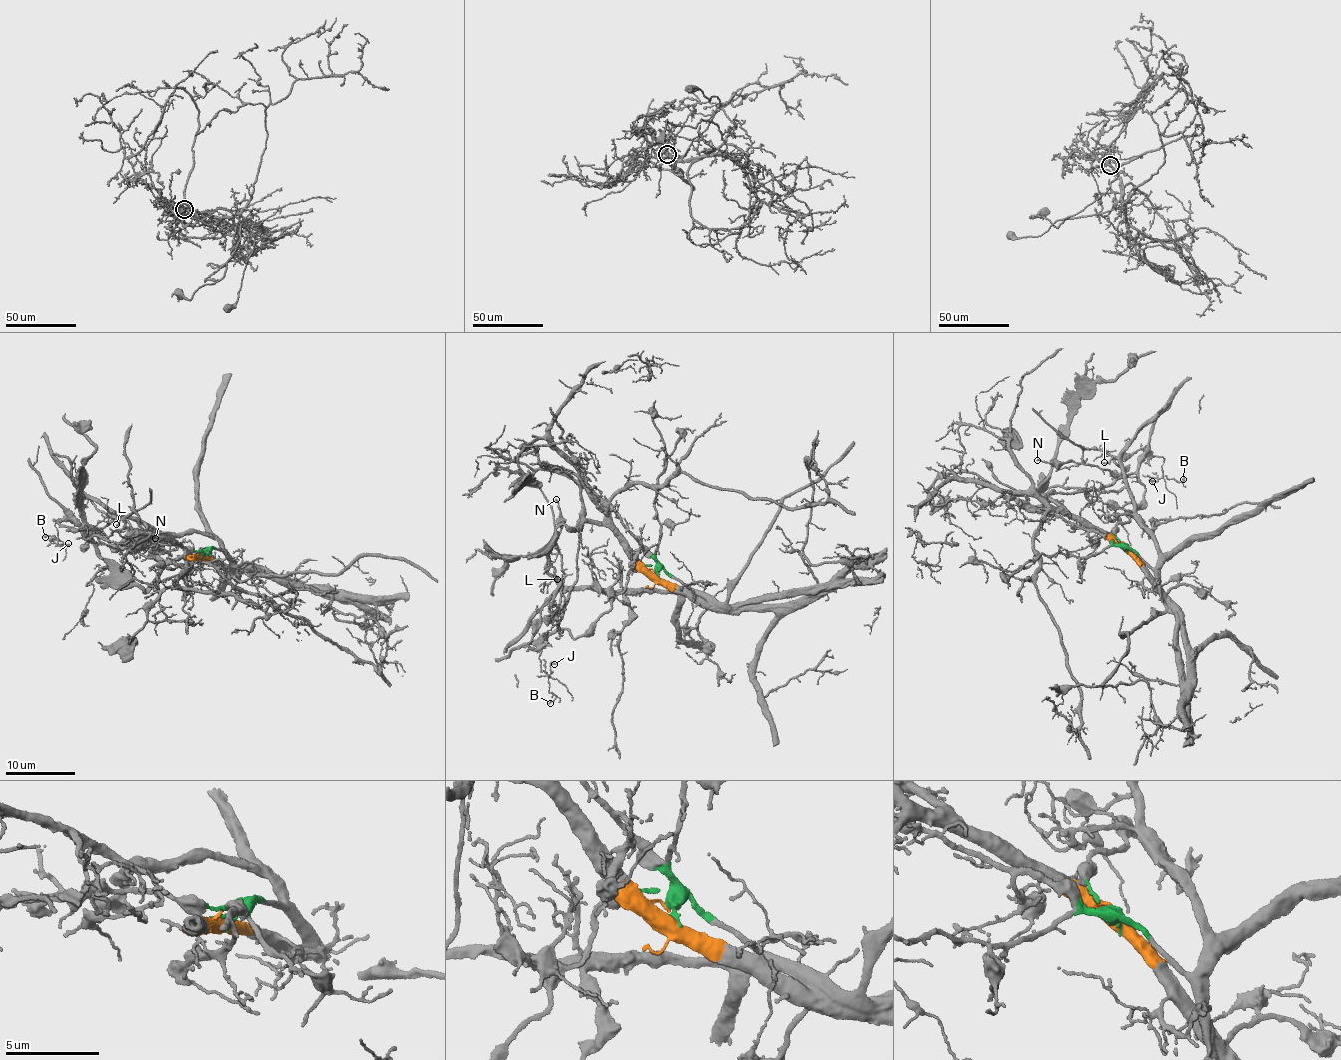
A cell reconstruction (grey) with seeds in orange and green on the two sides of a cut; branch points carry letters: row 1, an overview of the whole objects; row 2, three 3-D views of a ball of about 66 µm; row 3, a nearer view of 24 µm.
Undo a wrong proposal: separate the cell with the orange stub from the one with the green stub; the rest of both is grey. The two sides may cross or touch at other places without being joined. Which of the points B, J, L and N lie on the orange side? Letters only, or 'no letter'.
no letter

